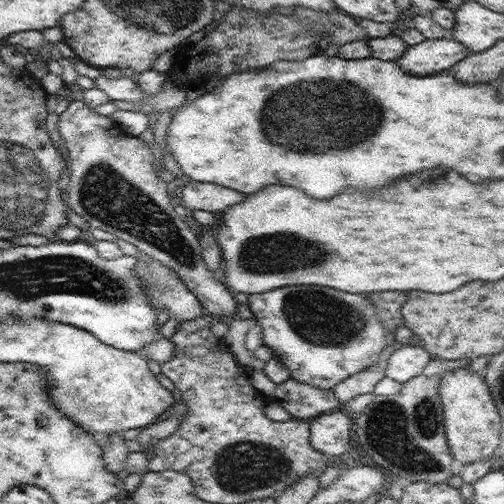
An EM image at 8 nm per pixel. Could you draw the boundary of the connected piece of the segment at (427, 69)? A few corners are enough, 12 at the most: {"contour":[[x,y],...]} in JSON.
{"contour":[[426,39],[396,62],[412,76],[448,70],[471,52],[456,39]]}

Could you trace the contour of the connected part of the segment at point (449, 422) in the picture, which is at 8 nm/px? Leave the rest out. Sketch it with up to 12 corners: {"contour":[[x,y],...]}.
{"contour":[[441,375],[453,458],[498,456],[501,418],[484,377]]}

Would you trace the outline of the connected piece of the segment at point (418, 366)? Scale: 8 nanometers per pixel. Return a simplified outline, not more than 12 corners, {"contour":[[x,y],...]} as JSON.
{"contour":[[396,345],[385,356],[385,376],[405,383],[431,358],[424,347]]}

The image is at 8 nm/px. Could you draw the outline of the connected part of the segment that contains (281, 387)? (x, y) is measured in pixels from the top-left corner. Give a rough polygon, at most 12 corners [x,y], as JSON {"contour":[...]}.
{"contour":[[292,377],[277,384],[273,397],[302,420],[342,406],[333,389]]}

